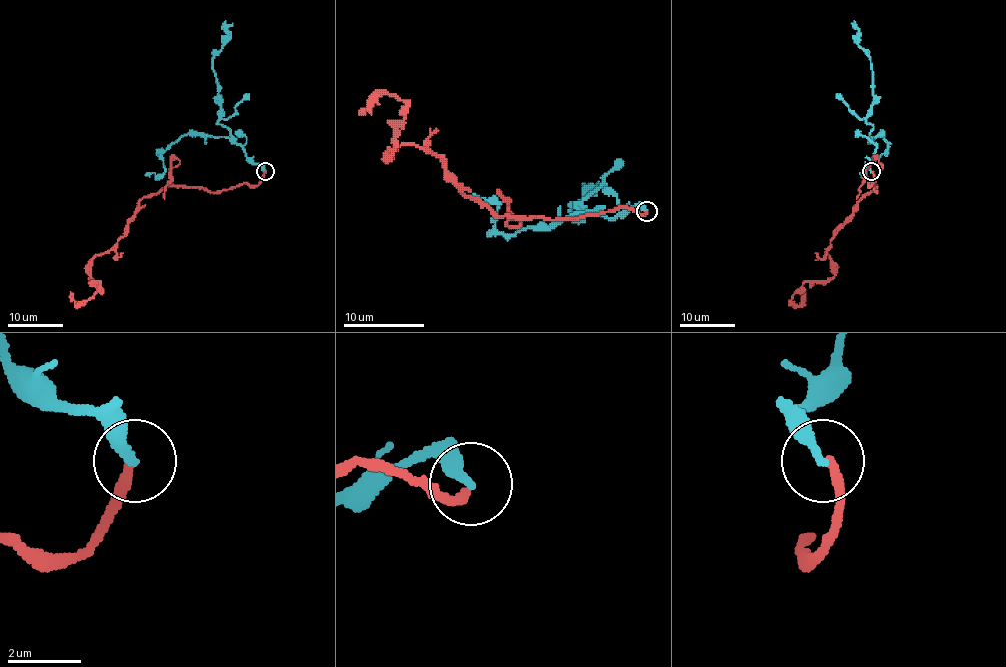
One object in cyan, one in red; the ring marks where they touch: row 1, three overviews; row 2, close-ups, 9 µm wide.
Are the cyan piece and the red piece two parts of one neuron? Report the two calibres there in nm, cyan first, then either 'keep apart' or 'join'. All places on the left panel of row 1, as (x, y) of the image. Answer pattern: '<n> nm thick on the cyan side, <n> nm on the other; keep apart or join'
280 nm thick on the cyan side, 240 nm on the other; keep apart

